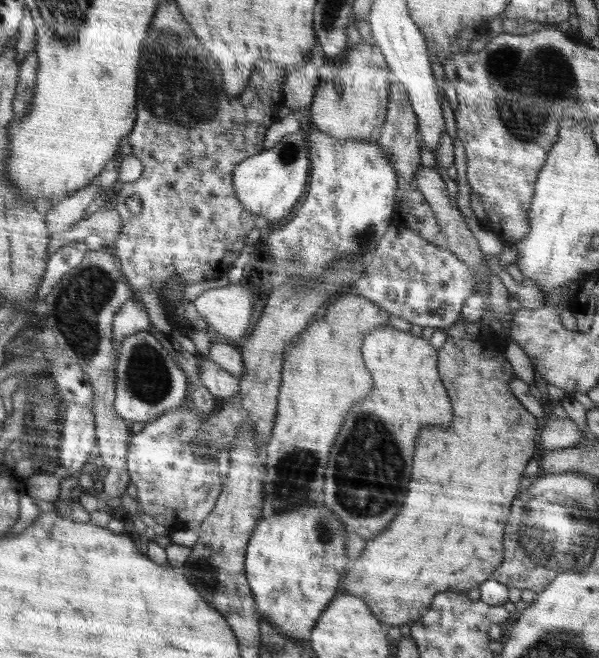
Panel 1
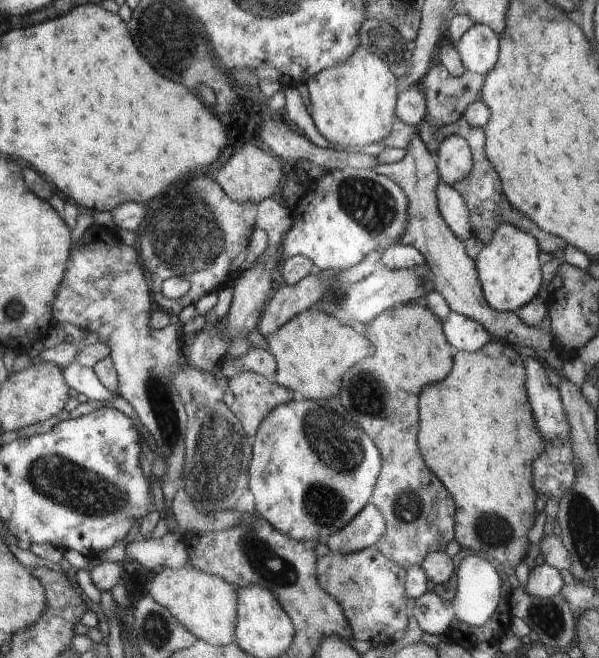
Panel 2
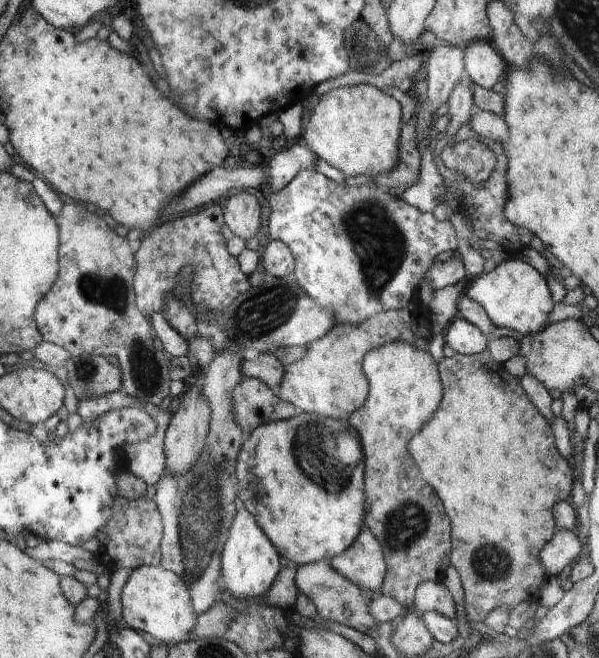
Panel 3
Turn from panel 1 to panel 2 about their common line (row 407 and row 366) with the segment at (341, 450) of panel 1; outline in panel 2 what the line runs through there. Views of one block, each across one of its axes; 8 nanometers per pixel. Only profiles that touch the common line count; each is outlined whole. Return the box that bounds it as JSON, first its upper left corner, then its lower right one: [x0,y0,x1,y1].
[340,302,455,571]

